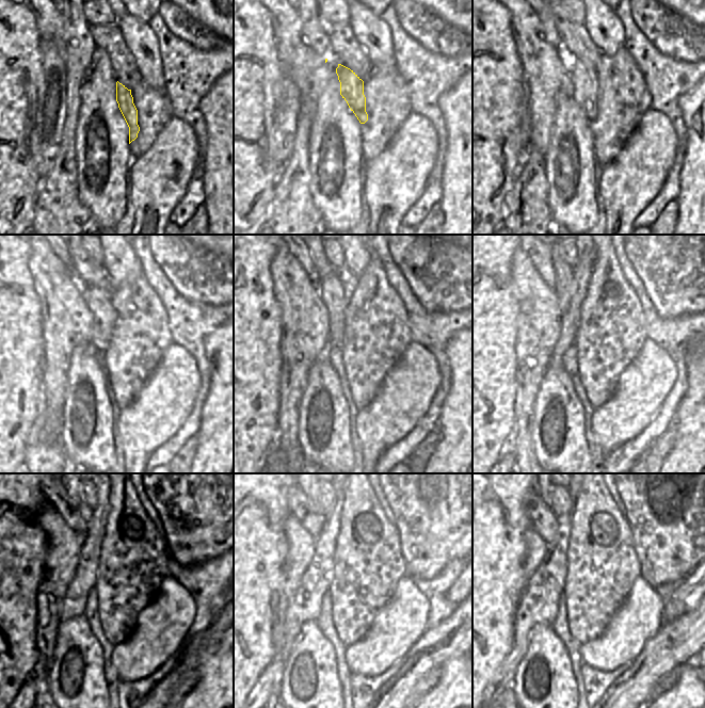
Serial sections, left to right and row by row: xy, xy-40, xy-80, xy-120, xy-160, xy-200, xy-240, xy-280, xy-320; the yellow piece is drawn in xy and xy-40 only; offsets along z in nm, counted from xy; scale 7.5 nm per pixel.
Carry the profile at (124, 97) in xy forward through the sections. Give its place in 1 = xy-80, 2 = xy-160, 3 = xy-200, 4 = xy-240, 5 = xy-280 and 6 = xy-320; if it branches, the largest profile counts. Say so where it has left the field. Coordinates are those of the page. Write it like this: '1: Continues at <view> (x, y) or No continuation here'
1: Continues at xy-80 (585, 80)
2: Continues at xy-160 (332, 292)
3: Continues at xy-200 (565, 288)
4: Continues at xy-240 (76, 495)
5: Continues at xy-280 (313, 495)
6: Continues at xy-320 (546, 495)

